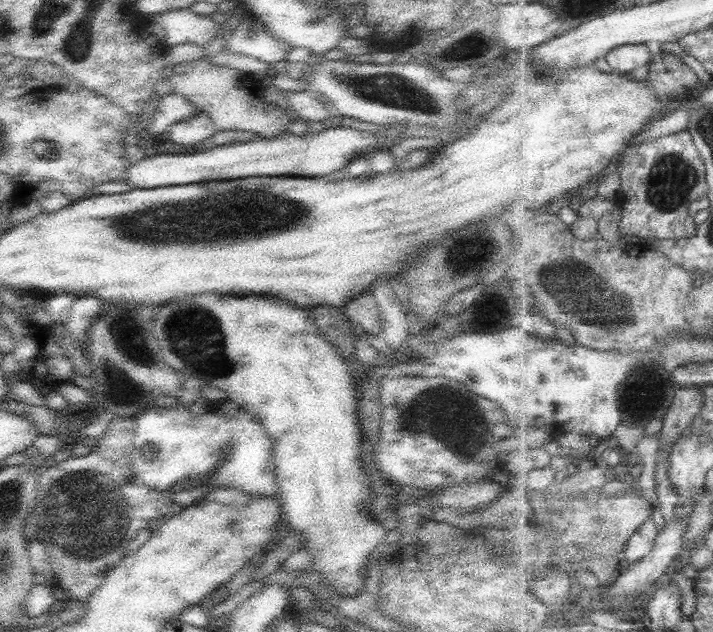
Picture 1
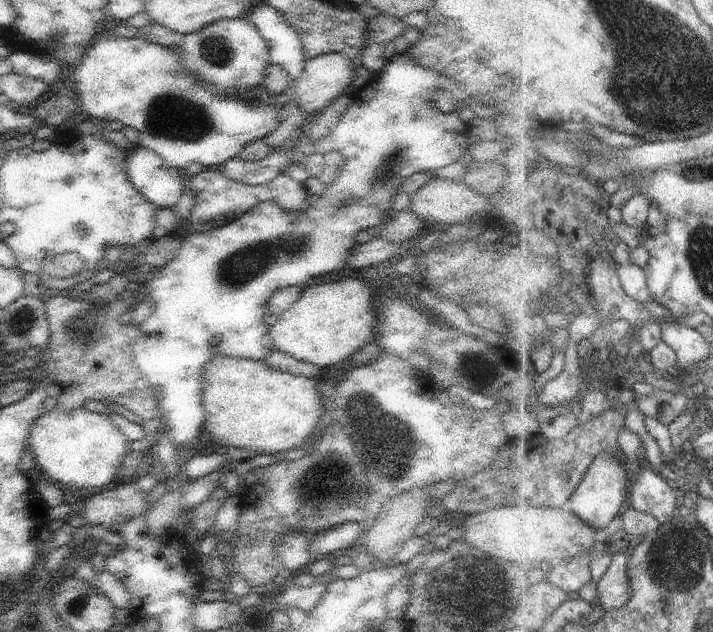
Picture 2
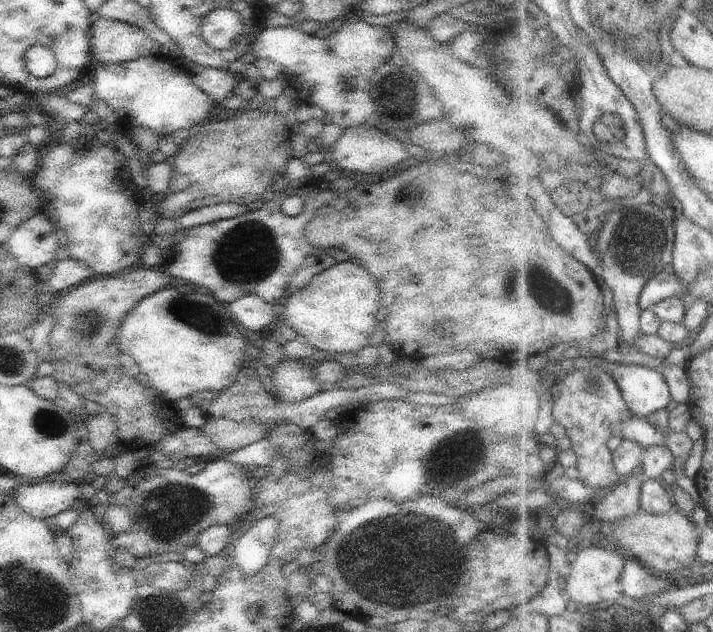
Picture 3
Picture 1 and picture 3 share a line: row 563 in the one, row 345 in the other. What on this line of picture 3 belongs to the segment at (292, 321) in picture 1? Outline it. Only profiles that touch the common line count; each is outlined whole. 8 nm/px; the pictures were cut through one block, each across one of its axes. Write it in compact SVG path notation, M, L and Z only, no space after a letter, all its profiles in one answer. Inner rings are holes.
M335 261L303 288L286 296L283 320L302 341L316 350L357 352L379 328L375 319L379 307L379 288L369 273L354 262Z

